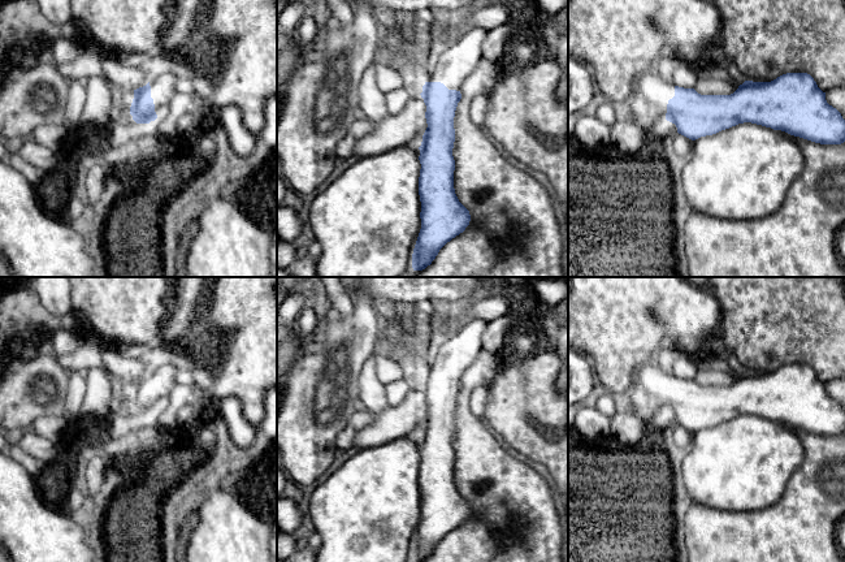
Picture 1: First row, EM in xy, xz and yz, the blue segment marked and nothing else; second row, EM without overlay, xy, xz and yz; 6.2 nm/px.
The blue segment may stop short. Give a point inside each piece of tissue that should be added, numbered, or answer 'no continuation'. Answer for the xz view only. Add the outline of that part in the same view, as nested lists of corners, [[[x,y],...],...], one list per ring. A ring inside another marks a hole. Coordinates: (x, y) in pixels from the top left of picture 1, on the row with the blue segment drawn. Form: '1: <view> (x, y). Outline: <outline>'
1: xz (453, 64). Outline: [[[476,27],[463,34],[455,43],[437,49],[425,82],[441,82],[448,90],[460,91],[484,57],[482,47],[488,33]]]

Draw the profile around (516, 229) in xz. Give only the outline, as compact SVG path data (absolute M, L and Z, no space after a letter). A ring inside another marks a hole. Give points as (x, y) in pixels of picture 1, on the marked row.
M464 99L458 103L454 129L454 189L459 202L469 211L471 221L463 233L439 250L430 265L422 271L413 271L412 277L563 277L568 271L568 237L562 209L549 185L504 155L482 131L481 125L472 121L469 104Z

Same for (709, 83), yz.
M702 73L694 90L701 95L731 95L740 85L734 83L731 75L719 75L715 73Z

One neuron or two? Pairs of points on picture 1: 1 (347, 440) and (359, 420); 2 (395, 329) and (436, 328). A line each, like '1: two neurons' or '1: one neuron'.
1: one neuron
2: one neuron

